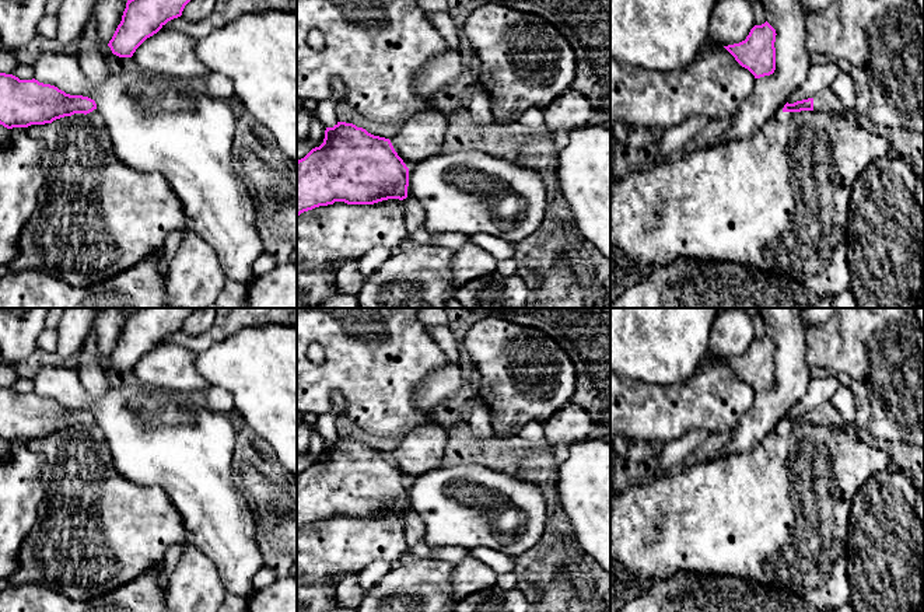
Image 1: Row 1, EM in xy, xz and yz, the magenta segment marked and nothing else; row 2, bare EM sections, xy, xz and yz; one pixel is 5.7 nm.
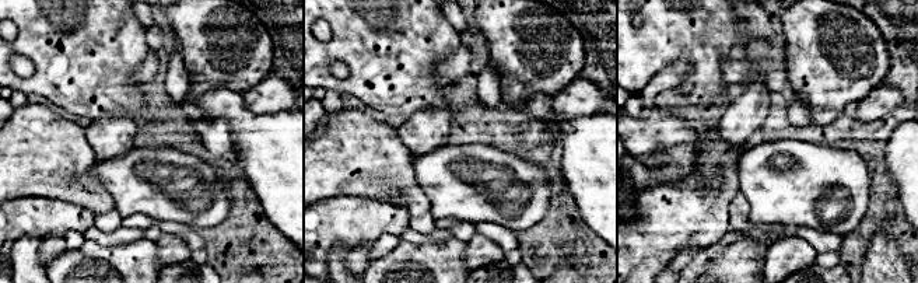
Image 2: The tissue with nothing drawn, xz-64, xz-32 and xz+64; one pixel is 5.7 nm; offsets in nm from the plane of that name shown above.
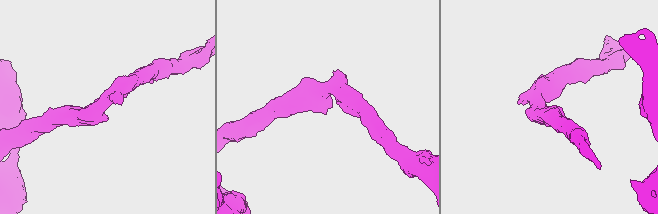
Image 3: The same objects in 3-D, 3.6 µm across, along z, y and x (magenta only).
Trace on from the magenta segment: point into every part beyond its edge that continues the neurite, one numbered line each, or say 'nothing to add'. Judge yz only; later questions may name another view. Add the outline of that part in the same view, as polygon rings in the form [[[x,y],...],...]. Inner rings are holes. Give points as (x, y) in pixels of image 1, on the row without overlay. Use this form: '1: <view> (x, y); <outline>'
1: yz (826, 415); [[[832,402],[823,403],[813,410],[813,424],[843,429],[846,422]]]

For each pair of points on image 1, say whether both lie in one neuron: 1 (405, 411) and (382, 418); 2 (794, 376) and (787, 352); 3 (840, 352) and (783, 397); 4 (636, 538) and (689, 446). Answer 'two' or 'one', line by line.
1: one
2: one
3: two
4: two

